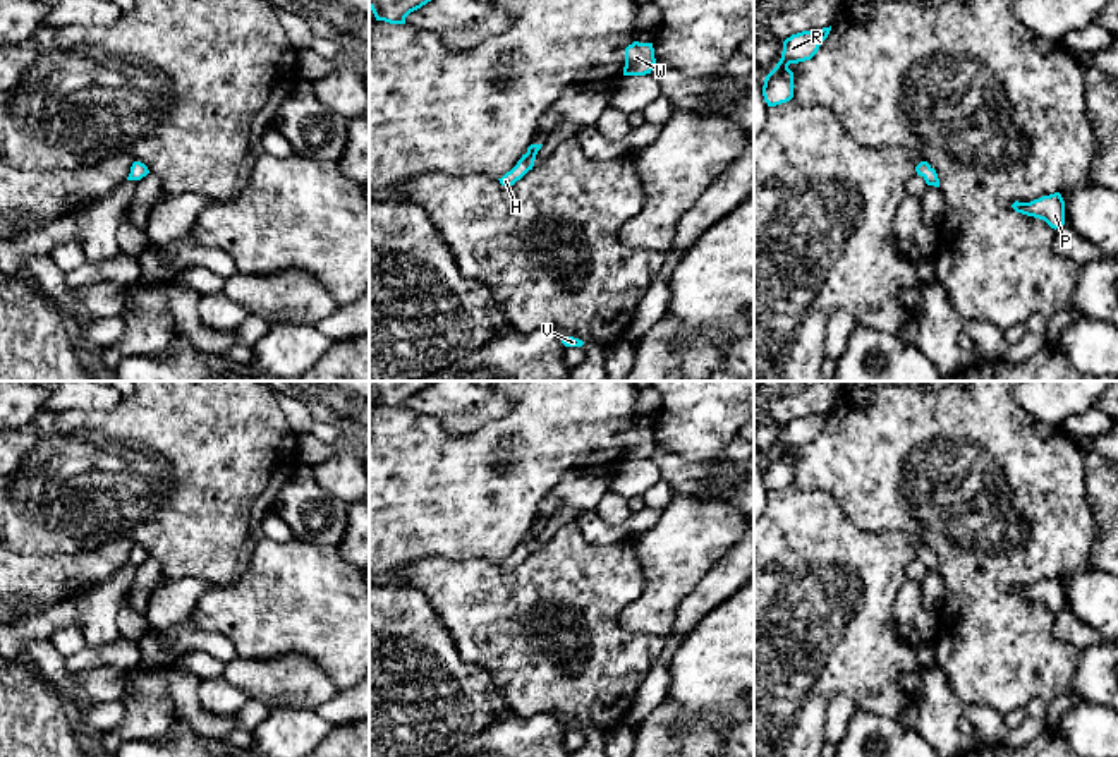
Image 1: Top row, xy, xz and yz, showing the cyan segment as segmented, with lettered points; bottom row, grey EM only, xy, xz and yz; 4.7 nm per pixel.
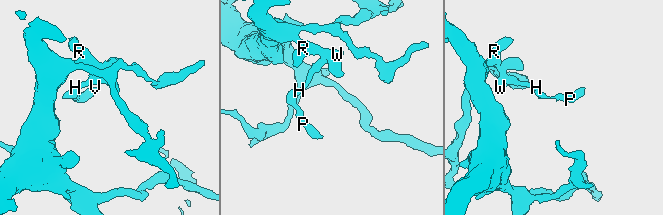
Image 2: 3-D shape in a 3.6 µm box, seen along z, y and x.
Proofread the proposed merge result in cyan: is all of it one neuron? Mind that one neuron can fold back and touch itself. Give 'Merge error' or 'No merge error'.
No merge error

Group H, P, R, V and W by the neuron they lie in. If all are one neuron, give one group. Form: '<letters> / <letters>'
H P R V W

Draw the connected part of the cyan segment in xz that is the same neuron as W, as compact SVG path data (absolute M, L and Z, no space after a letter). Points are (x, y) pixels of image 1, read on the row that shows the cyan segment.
M634 41L625 48L623 76L651 74L656 64L653 43Z

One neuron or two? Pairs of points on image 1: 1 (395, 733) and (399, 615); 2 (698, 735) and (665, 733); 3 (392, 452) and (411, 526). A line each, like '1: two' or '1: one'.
1: one
2: one
3: one

